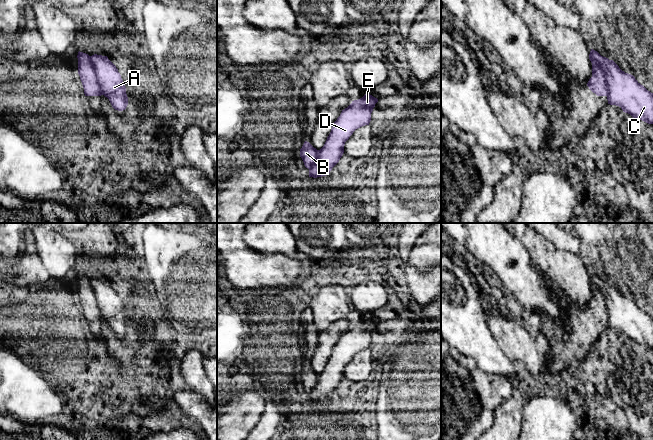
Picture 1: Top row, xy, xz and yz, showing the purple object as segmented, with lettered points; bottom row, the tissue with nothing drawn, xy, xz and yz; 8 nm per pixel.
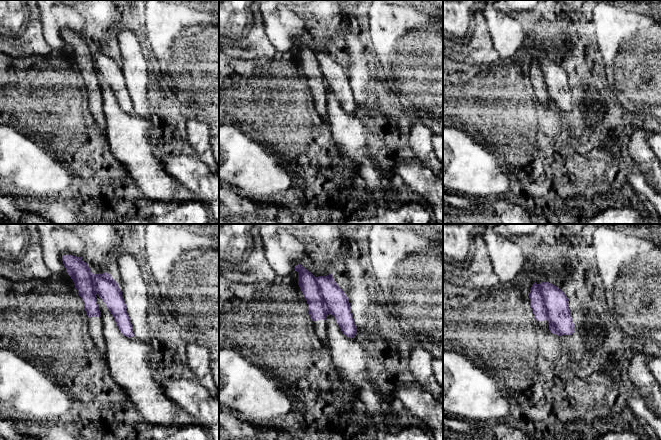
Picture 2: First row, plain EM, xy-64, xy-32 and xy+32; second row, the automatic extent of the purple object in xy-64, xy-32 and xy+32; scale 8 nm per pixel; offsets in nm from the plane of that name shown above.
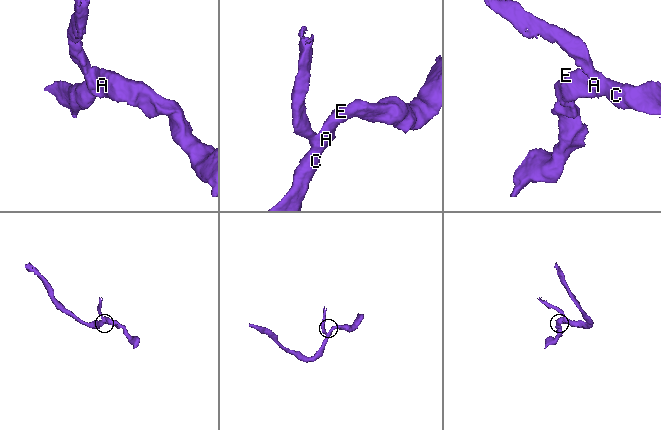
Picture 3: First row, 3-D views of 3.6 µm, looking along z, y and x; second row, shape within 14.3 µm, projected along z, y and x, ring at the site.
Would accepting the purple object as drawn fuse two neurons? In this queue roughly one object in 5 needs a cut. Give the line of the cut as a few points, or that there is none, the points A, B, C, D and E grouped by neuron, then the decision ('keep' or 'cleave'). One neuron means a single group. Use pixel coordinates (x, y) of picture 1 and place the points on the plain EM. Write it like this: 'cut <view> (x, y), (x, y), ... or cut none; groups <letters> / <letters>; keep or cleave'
cut xy (89, 280), (101, 318); groups A C D E / B; cleave

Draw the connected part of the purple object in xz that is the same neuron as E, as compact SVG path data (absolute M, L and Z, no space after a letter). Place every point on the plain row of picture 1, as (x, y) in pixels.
M366 317L362 322L342 334L334 346L324 370L318 374L318 381L309 393L309 401L326 400L339 386L344 377L345 366L353 356L371 345L371 337L378 323Z

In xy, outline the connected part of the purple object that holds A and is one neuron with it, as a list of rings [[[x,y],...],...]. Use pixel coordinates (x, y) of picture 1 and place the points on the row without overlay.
[[[90,280],[100,311],[101,319],[107,321],[115,334],[123,335],[128,329],[126,311],[116,290],[107,280]]]

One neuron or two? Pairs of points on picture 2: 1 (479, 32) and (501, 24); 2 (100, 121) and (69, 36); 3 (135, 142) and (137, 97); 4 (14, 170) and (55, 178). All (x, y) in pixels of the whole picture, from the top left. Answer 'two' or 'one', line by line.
1: two
2: one
3: two
4: one

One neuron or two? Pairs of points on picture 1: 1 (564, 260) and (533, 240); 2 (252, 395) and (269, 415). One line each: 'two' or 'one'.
1: one
2: two

